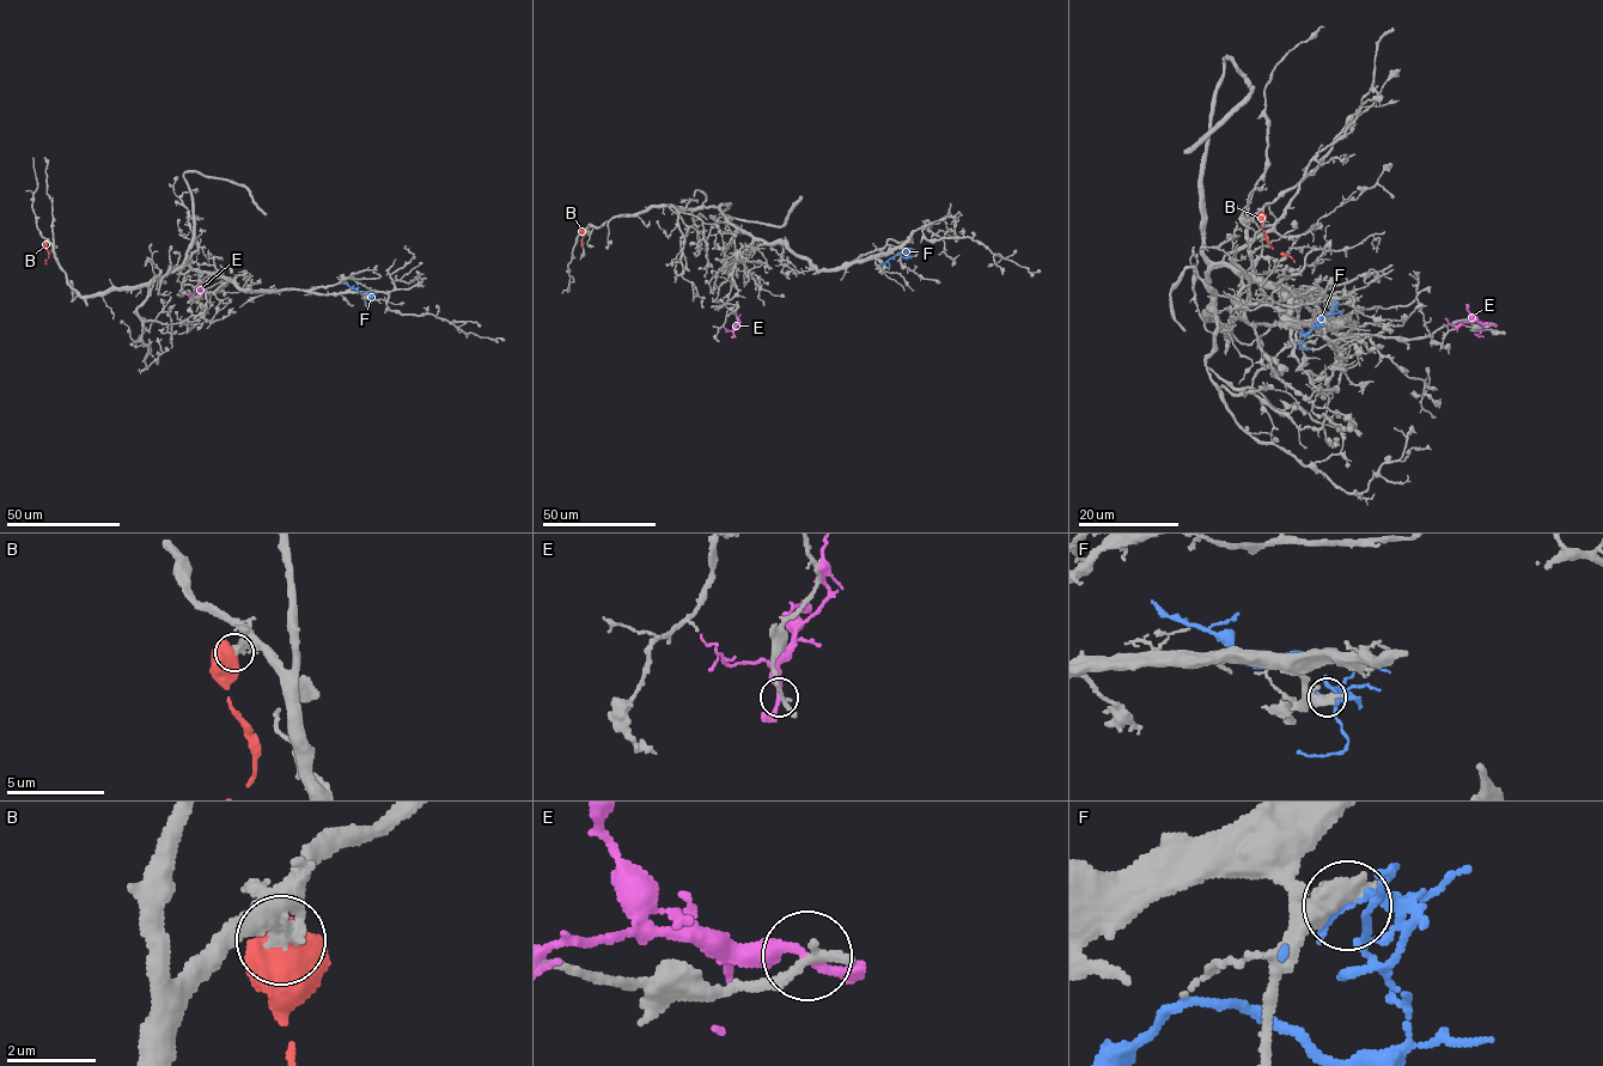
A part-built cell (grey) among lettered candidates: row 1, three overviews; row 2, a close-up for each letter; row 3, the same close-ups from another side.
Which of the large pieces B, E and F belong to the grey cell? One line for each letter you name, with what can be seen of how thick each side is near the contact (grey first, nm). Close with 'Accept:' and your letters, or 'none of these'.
Accept: none of these

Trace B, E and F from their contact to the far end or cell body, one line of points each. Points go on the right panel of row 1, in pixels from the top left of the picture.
B: (1261, 214), (1268, 244), (1287, 254), (1294, 262)
E: (1491, 323), (1464, 322), (1454, 326), (1444, 318)
F: (1303, 335), (1320, 324), (1314, 326), (1340, 302)

